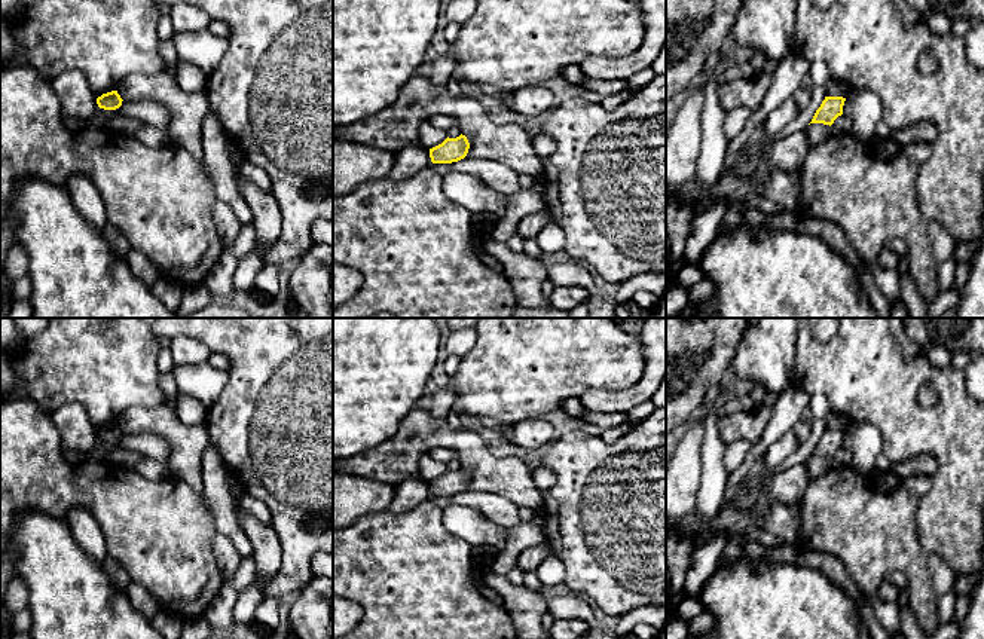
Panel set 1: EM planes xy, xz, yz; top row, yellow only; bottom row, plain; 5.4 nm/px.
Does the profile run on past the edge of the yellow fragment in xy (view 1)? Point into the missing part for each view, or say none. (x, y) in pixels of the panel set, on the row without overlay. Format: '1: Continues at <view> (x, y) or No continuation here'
1: No continuation here

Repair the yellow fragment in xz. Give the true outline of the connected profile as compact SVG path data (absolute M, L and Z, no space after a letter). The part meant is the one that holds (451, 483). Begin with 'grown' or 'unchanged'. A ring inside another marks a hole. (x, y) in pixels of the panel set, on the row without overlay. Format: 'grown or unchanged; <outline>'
unchanged; M465 468L446 471L441 477L430 481L433 496L452 496L464 492L468 486L470 476Z

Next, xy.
unchanged; M117 424L103 426L101 429L97 431L98 440L104 441L104 443L116 443L116 441L119 441L122 438L122 434L123 432L117 426Z

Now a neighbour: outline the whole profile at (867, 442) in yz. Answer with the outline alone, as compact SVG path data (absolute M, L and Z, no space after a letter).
M850 422L847 432L852 435L850 467L864 476L870 476L883 447L880 429L868 422Z

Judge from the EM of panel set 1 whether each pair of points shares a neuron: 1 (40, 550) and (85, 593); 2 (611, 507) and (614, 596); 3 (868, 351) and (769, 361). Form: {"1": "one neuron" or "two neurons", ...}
{"1": "one neuron", "2": "one neuron", "3": "two neurons"}

